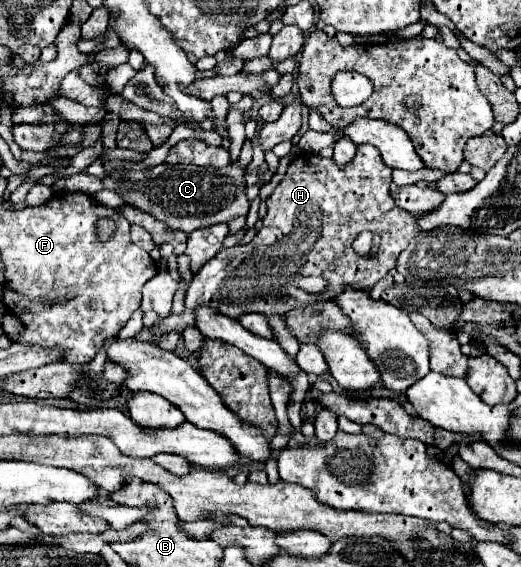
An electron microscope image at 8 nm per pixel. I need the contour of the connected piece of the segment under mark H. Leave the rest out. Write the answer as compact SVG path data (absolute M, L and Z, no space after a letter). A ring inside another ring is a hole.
M367 144L357 146L355 160L351 160L351 164L347 164L347 168L339 168L337 164L333 164L333 158L321 158L313 152L299 154L289 164L283 182L267 198L267 216L265 216L263 228L255 236L255 240L245 246L221 250L213 260L209 260L195 274L195 278L187 290L189 298L185 298L185 312L181 316L175 316L175 314L167 316L153 330L147 330L147 328L141 330L135 336L135 340L149 342L157 334L165 334L171 330L183 332L183 328L187 324L195 324L197 306L207 306L225 316L239 318L247 312L285 314L291 308L309 306L309 304L319 302L319 298L305 294L303 290L299 290L297 284L293 284L299 276L319 276L321 274L331 282L329 286L333 292L341 292L345 286L353 286L357 290L371 290L391 268L395 268L399 254L409 246L413 236L419 234L415 218L409 212L401 210L389 194L391 172L393 172L393 168L387 168L383 164L379 152ZM361 232L371 232L371 234L379 236L381 244L389 244L389 246L377 246L373 260L365 260L365 256L361 256L353 250L353 240Z

